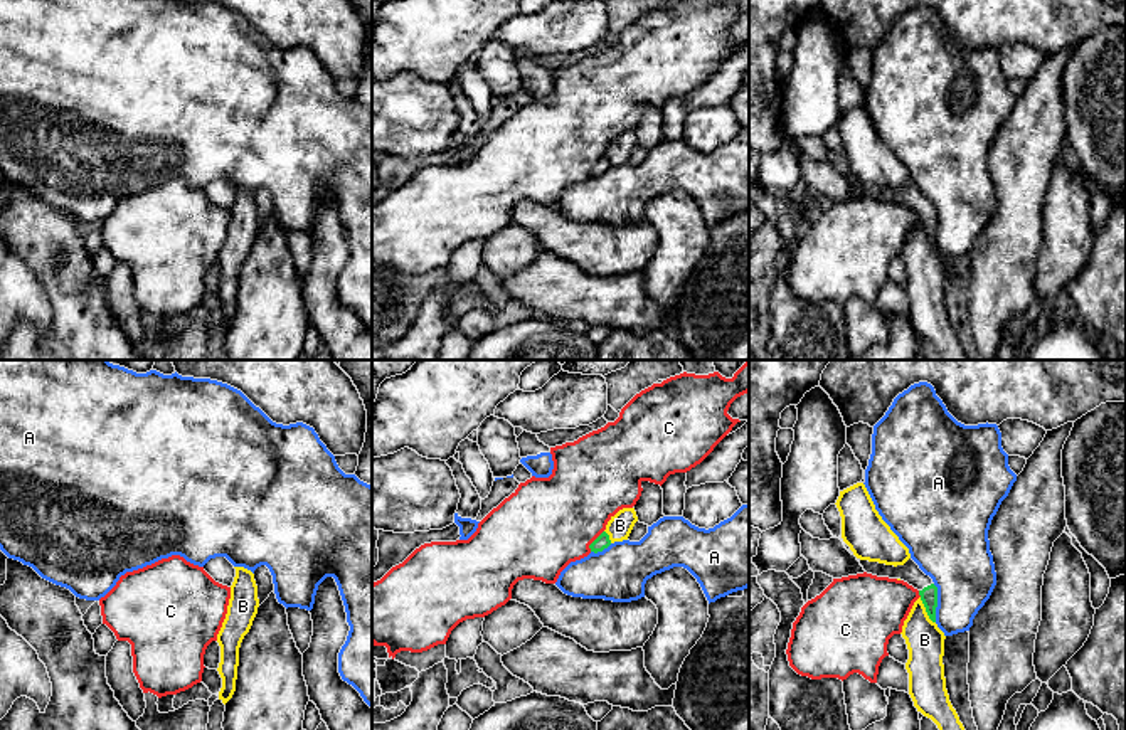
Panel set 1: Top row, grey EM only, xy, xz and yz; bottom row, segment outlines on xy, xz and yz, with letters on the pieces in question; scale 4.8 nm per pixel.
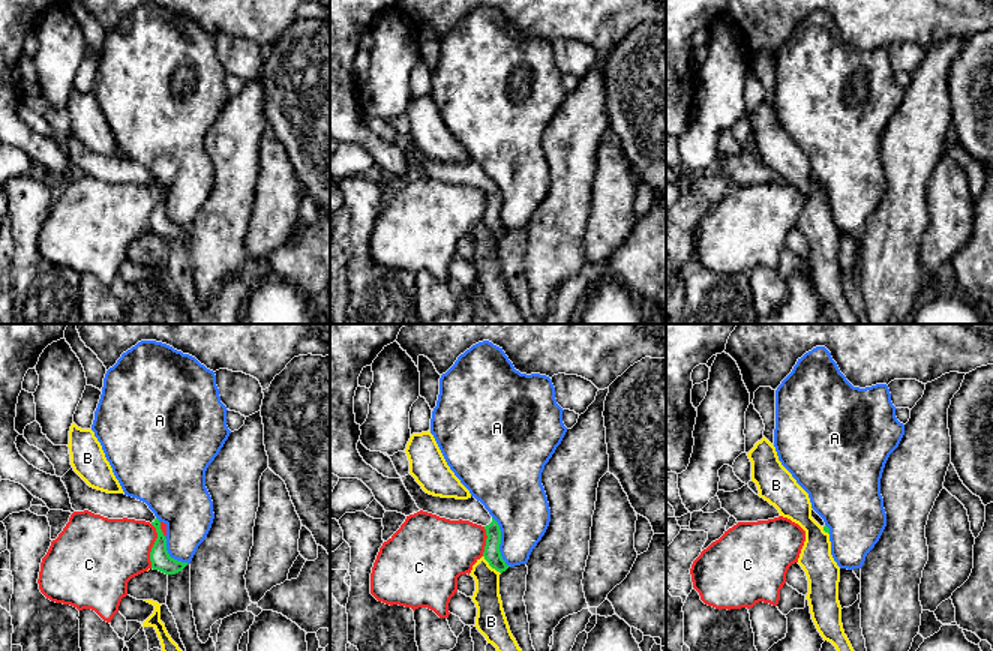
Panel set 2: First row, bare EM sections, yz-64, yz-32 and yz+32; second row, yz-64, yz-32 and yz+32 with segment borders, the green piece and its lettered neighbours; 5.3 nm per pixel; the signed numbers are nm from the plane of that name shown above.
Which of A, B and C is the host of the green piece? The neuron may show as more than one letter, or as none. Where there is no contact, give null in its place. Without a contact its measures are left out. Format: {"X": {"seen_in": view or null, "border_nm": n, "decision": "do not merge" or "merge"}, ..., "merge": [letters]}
{"A": {"seen_in": "yz", "border_nm": 180, "decision": "do not merge"}, "B": {"seen_in": "yz", "border_nm": 150, "decision": "do not merge"}, "C": {"seen_in": "xz", "border_nm": 120, "decision": "do not merge"}, "merge": []}

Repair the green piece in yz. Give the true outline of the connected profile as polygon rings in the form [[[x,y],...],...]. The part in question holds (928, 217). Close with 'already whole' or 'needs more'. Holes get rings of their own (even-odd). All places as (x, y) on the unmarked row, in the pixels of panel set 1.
[[[860,182],[857,183],[867,197],[877,200],[900,202],[917,212],[929,242],[936,246],[937,210],[934,209],[932,202],[926,198],[912,182],[909,182],[904,188],[897,190]]]; needs more

